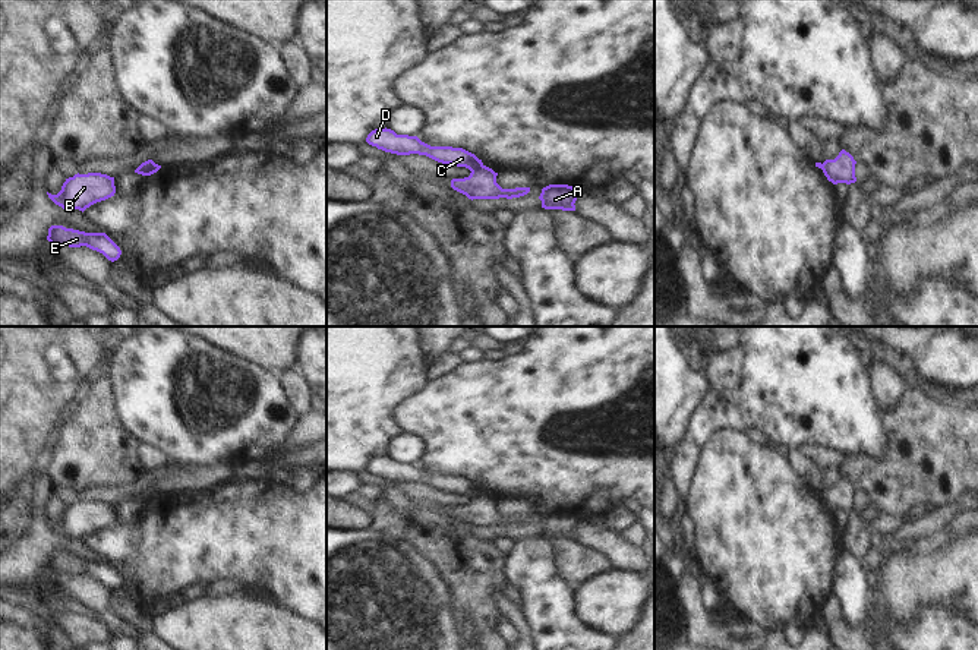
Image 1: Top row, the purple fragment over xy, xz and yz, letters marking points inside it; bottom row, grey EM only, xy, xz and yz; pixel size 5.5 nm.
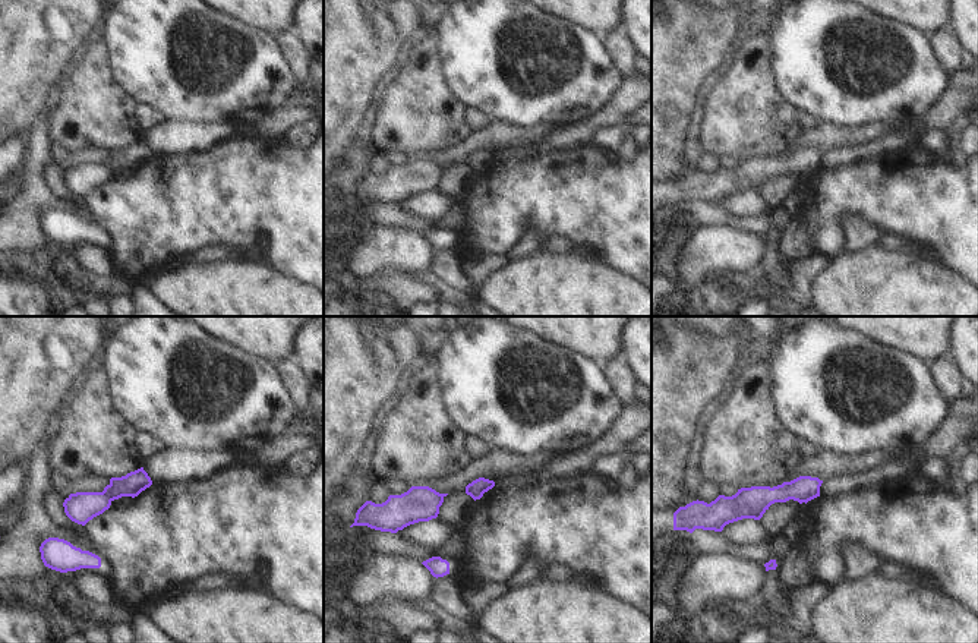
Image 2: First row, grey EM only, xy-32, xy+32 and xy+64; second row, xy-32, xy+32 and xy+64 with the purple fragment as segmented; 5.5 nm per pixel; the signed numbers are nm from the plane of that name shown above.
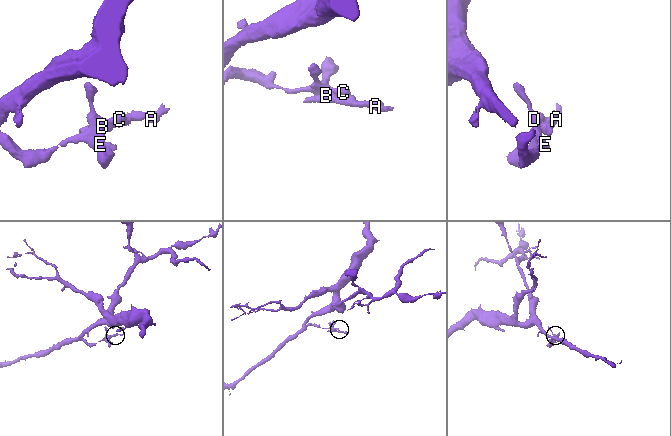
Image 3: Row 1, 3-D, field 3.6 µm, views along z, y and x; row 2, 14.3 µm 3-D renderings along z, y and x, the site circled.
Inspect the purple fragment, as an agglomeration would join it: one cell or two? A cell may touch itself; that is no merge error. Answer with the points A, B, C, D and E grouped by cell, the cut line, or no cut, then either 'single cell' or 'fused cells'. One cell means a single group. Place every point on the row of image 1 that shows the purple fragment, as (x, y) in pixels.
A B / C D E; cut in xz along (483, 166), (472, 172); fused cells

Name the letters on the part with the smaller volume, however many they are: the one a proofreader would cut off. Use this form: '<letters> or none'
A, B

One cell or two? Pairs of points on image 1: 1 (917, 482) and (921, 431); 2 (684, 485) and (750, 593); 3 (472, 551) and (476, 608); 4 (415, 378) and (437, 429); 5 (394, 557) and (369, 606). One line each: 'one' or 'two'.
1: one
2: two
3: one
4: two
5: one

